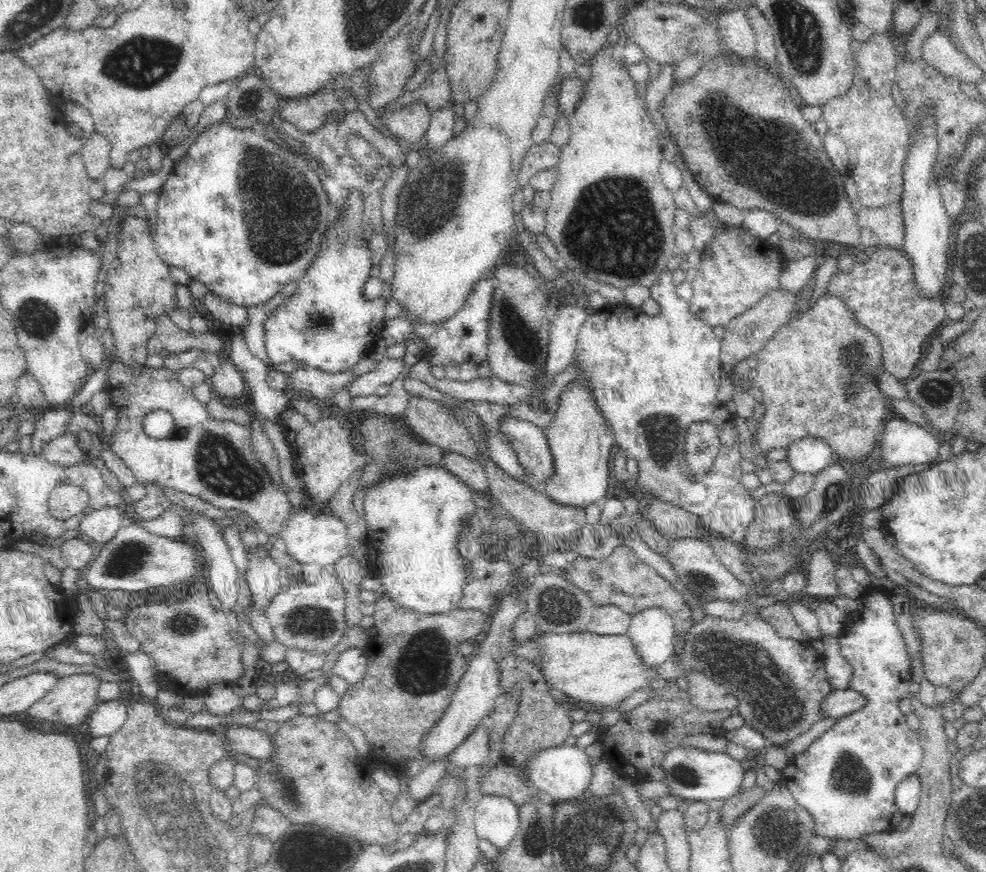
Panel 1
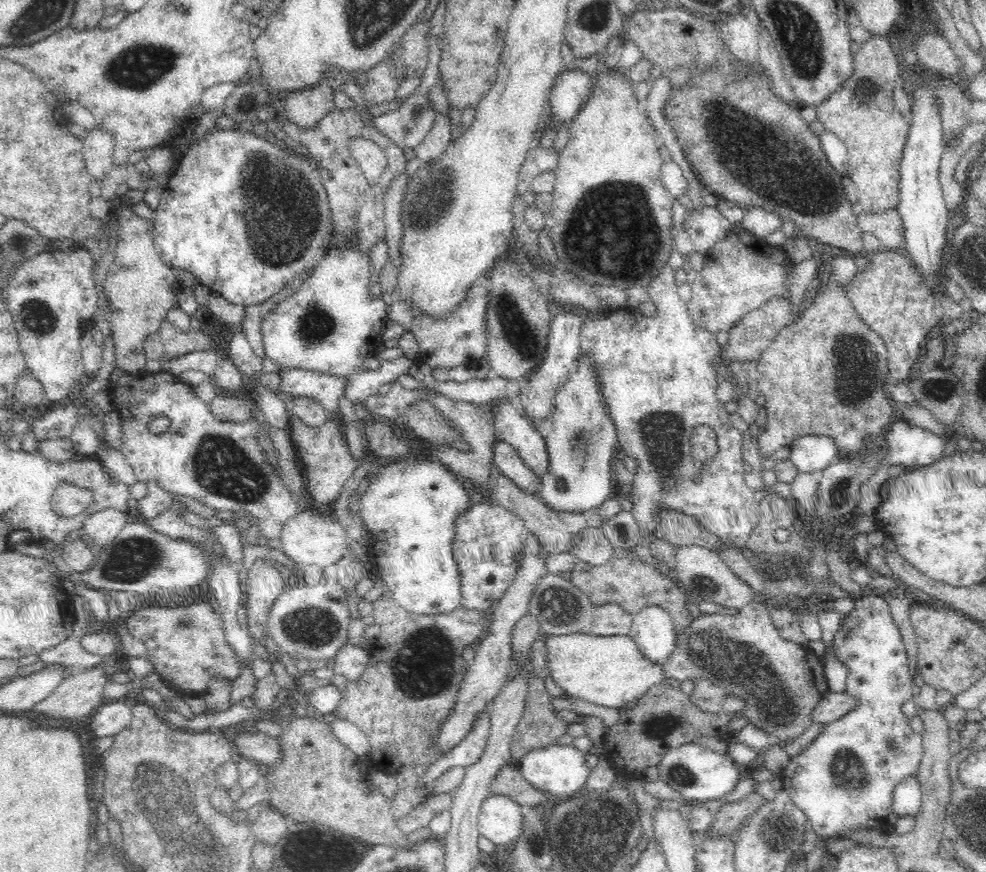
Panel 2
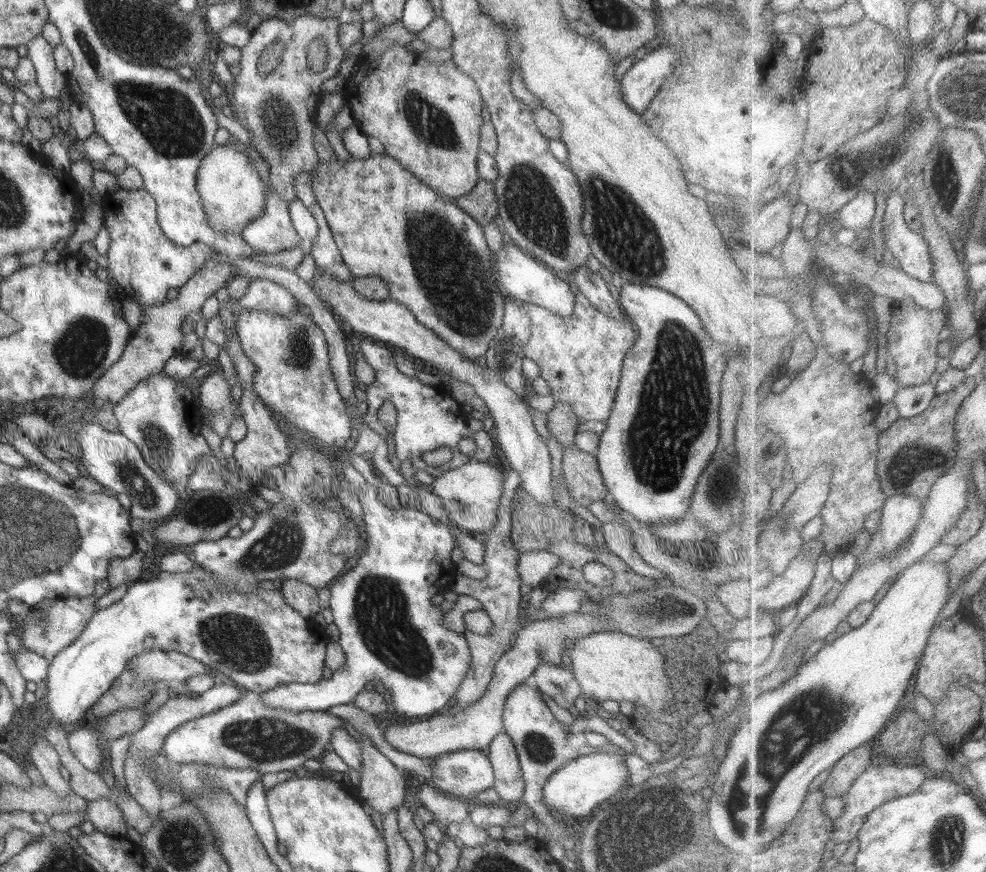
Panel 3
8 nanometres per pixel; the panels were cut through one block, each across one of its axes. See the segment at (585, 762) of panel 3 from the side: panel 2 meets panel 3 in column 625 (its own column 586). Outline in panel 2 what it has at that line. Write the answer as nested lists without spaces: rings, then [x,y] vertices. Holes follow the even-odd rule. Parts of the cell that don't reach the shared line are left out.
[[[550,745],[530,750],[526,756],[517,761],[516,768],[532,786],[548,793],[556,801],[559,801],[570,798],[585,786],[588,774],[591,771],[591,768],[586,765],[586,755],[586,752],[580,751],[574,745]]]

